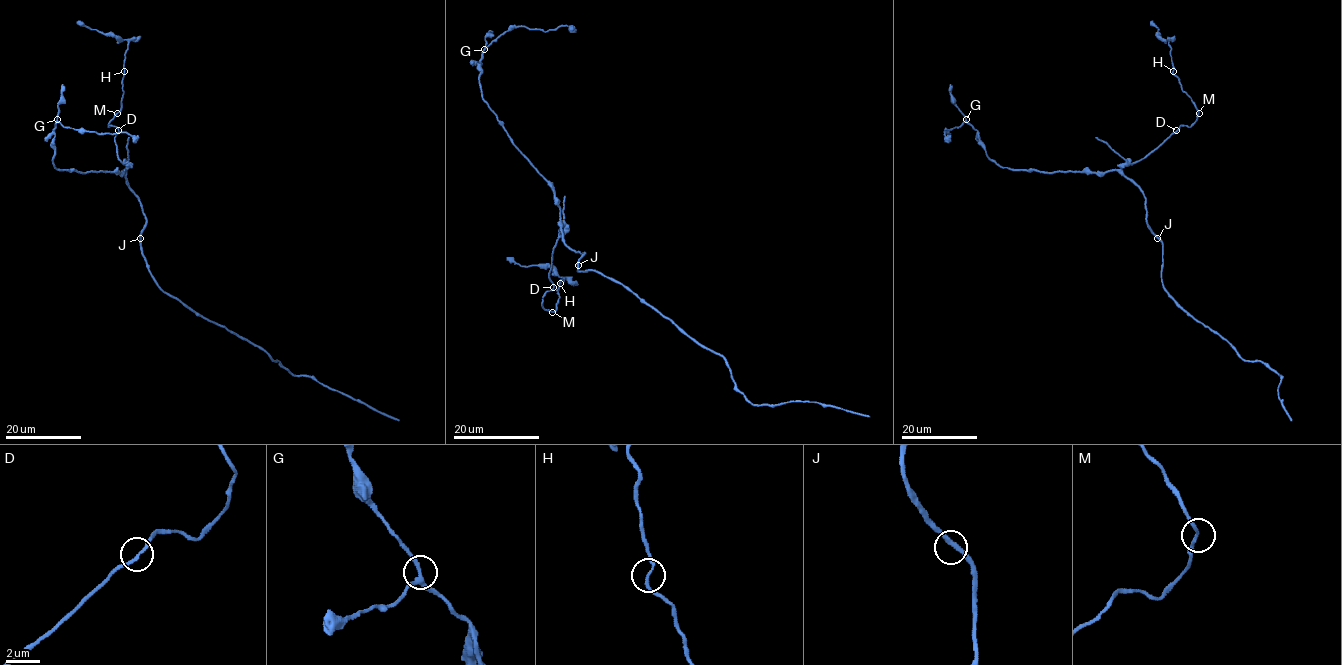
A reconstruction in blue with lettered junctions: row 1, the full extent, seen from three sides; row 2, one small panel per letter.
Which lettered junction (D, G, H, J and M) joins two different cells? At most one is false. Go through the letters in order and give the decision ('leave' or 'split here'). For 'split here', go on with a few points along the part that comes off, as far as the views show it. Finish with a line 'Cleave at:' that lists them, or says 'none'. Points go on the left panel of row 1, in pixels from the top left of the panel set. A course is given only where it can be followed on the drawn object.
D: leave
G: leave
H: leave
J: leave
M: leave
Cleave at: none

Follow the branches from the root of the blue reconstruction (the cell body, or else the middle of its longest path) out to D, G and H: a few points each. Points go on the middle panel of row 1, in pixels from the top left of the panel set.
D: (579, 265), (584, 253), (572, 250), (565, 242), (561, 225), (564, 233), (553, 249), (549, 277), (553, 286)
G: (579, 265), (584, 253), (572, 250), (565, 242), (553, 187), (513, 143), (482, 97), (479, 76), (484, 49)
H: (579, 265), (584, 253), (565, 242), (561, 225), (546, 310), (556, 309), (559, 283)

